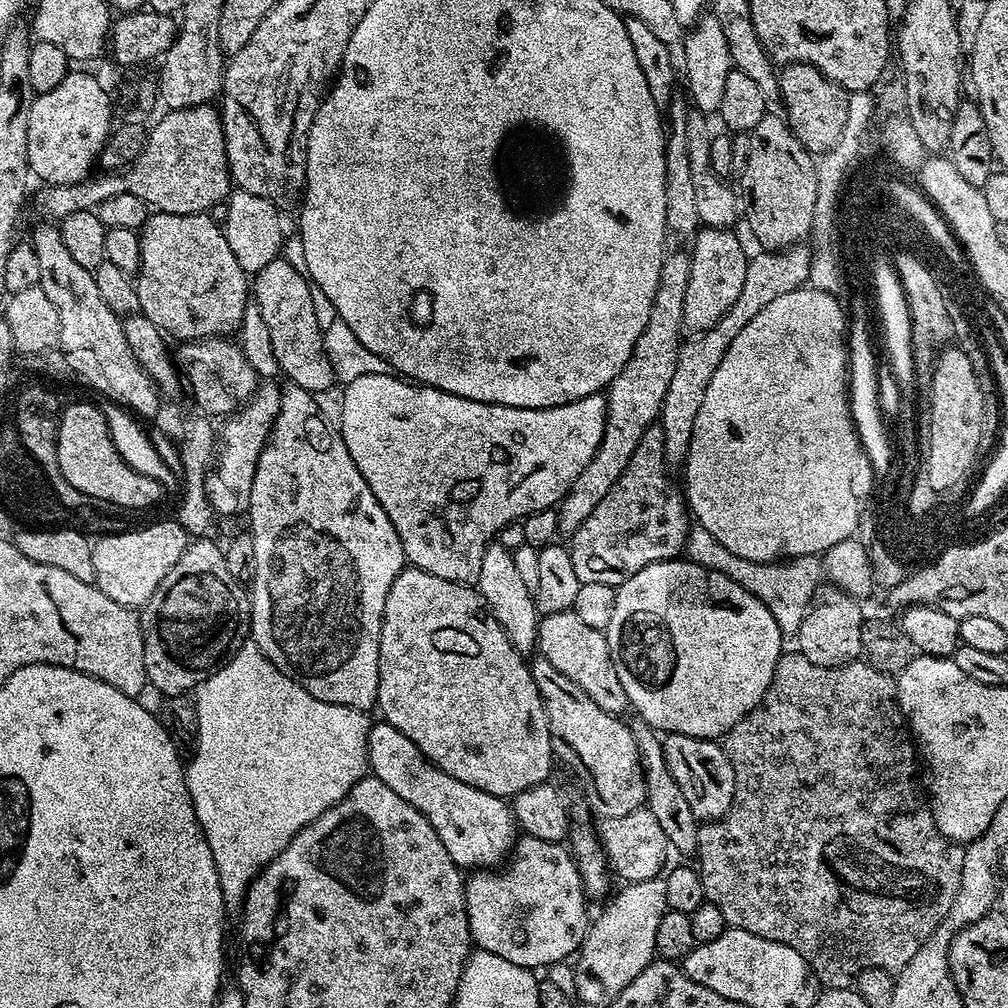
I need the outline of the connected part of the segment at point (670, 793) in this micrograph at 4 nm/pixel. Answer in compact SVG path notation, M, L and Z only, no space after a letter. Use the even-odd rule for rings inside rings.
M643 722L633 723L631 730L640 751L640 761L644 767L644 781L648 787L646 807L650 810L650 814L654 814L654 818L658 818L658 826L662 826L662 834L666 834L669 849L673 853L681 852L684 856L695 857L701 821L696 819L694 810L690 810L690 802L686 802L678 782L674 782L674 774L670 774L666 766L661 737Z

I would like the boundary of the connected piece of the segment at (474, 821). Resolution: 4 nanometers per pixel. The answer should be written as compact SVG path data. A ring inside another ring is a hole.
M377 722L369 727L368 766L371 775L386 782L398 798L410 802L434 826L438 838L442 838L442 846L446 846L450 858L461 869L480 870L497 865L494 863L503 861L516 843L518 825L505 797L486 794L474 786L466 786L466 782L458 782L458 778L431 764L422 750L406 734L394 730L394 726Z

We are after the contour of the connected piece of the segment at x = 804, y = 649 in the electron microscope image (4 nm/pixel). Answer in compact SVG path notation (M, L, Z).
M831 582L821 583L816 589L814 598L806 610L806 618L802 618L802 626L795 633L798 650L814 666L842 666L852 660L861 659L863 653L862 626L866 619L866 612L860 606L855 596L849 592L843 592L841 588Z

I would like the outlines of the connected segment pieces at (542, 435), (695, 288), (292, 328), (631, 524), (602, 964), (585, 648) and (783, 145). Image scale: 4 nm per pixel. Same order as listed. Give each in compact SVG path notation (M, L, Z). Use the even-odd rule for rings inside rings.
M392 372L364 374L343 385L342 391L344 391L344 401L340 404L340 420L338 419L342 442L346 442L346 450L350 450L350 458L354 458L354 466L358 466L362 478L366 478L366 486L370 486L382 510L386 510L386 518L390 518L394 530L398 530L405 561L411 567L426 570L438 578L446 578L455 584L469 586L475 585L478 570L482 566L482 554L488 549L488 545L499 537L502 526L515 524L523 521L525 516L547 508L555 509L559 505L560 499L568 493L570 486L574 486L574 478L578 478L578 474L586 470L590 458L594 458L594 450L598 450L602 442L602 430L608 413L608 401L599 392L549 408L515 408L462 398L458 394L429 388L426 384L409 382Z
M701 227L696 233L696 241L692 247L692 261L690 262L690 282L686 282L686 302L682 302L684 315L683 327L693 333L705 332L734 306L734 298L742 294L742 282L746 282L746 266L750 259L749 253L744 253L744 244L735 236L732 228Z
M284 258L267 263L262 270L255 272L250 292L254 305L261 311L262 319L270 329L274 357L283 379L289 384L302 386L302 390L307 392L321 394L331 384L335 385L337 378L323 345L324 329L316 313L317 297L313 285L297 265L296 268Z
M653 426L642 434L642 442L638 442L638 450L634 450L634 458L622 470L622 478L610 486L606 498L594 506L590 518L578 526L578 530L570 538L570 551L574 570L578 573L581 584L586 582L606 582L613 586L625 584L638 570L656 564L660 560L675 560L683 553L684 543L690 527L690 509L686 496L672 485L668 477L670 465L664 453L664 434L659 426Z
M657 878L637 884L625 883L623 887L621 892L614 893L615 891L613 891L611 893L612 900L605 899L603 901L603 903L605 902L604 909L597 916L595 913L591 917L588 930L584 934L584 941L580 943L580 947L575 953L575 999L579 1003L581 1000L584 1004L606 1006L611 1000L618 998L618 994L622 994L622 990L626 990L626 986L630 986L630 982L634 982L634 978L638 978L638 974L642 974L642 970L646 970L648 964L657 959L654 934L658 932L658 922L662 918L662 914L669 911L666 902L666 882L663 878Z
M576 612L541 616L536 648L539 655L544 656L556 669L562 670L562 674L566 674L570 682L578 682L578 686L582 686L582 690L586 690L586 694L590 694L590 698L598 706L602 706L602 710L618 717L623 717L624 711L629 711L626 690L622 690L618 670L614 670L607 635L594 630L594 626L589 626L587 622L582 622L582 618L578 618Z
M765 114L762 122L747 133L750 154L746 170L739 177L744 187L742 200L748 203L748 224L764 250L783 250L799 244L798 236L807 231L812 215L812 204L819 192L816 182L813 153L794 134L783 115Z

